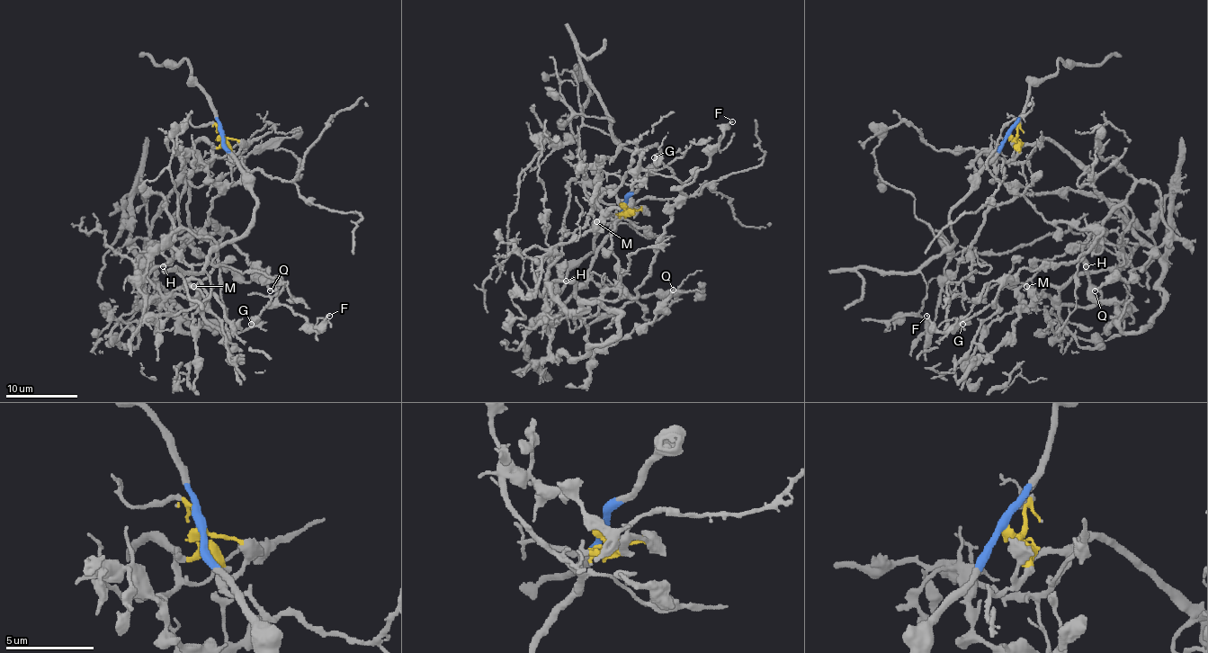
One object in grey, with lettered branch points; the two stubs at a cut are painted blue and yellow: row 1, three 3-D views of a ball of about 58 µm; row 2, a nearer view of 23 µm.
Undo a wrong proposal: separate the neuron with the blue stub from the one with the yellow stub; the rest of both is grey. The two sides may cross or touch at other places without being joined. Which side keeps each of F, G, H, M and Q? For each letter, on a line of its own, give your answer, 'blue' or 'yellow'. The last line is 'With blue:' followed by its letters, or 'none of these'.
F: yellow
G: yellow
H: yellow
M: yellow
Q: yellow
With blue: none of these

